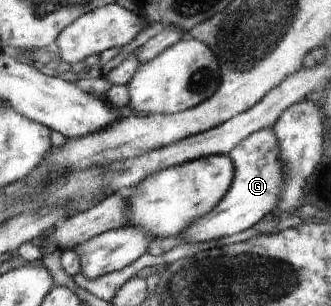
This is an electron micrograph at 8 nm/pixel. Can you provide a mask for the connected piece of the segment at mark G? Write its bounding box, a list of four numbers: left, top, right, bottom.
[177,128,288,242]

